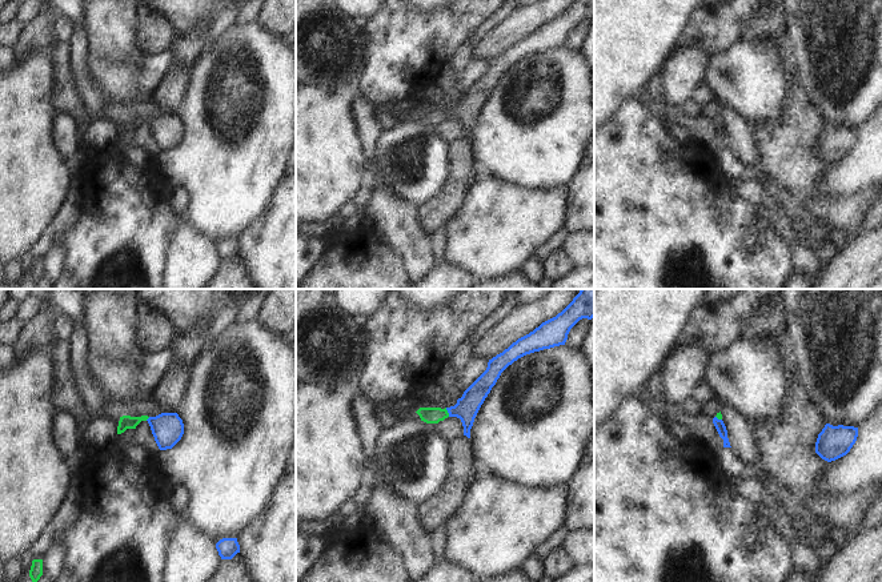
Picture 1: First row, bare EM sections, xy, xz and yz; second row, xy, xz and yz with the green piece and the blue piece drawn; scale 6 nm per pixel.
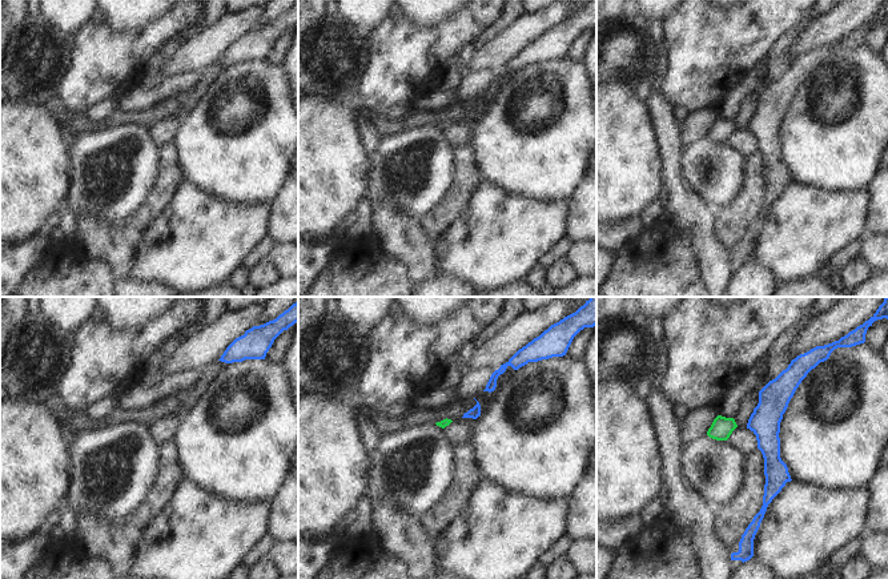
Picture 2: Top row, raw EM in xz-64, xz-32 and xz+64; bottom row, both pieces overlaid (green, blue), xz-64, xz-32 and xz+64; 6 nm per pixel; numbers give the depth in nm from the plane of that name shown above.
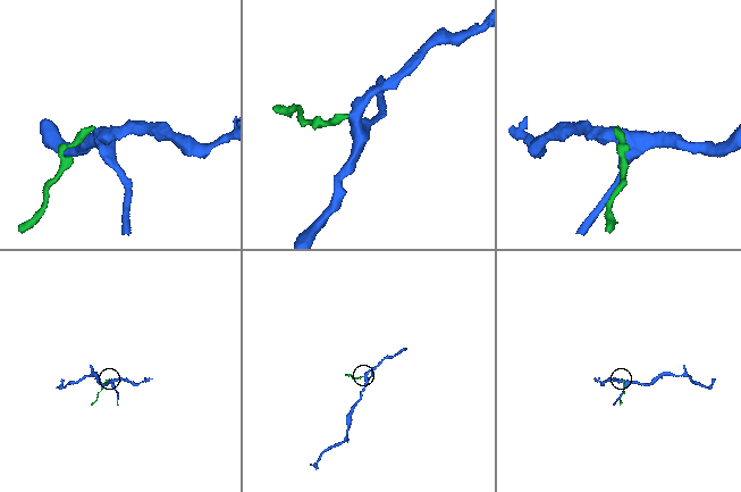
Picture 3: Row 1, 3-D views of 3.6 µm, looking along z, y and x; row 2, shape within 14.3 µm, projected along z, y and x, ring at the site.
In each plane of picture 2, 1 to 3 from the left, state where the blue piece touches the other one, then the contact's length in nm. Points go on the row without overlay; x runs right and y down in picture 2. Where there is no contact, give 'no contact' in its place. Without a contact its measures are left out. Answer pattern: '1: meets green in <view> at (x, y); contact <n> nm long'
1: no contact
2: no contact
3: no contact

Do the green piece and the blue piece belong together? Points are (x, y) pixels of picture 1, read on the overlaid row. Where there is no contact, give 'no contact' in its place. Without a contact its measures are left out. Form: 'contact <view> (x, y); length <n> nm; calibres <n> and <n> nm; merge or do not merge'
contact xz (446, 412); length 60 nm; calibres 100 and 140 nm; merge

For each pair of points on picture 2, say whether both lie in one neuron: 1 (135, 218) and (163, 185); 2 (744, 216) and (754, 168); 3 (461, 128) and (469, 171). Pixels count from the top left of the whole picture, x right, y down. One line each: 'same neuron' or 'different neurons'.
1: same neuron
2: same neuron
3: different neurons

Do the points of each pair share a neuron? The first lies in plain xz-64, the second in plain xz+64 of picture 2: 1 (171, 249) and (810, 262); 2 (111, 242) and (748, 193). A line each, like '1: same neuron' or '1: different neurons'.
1: same neuron
2: different neurons

